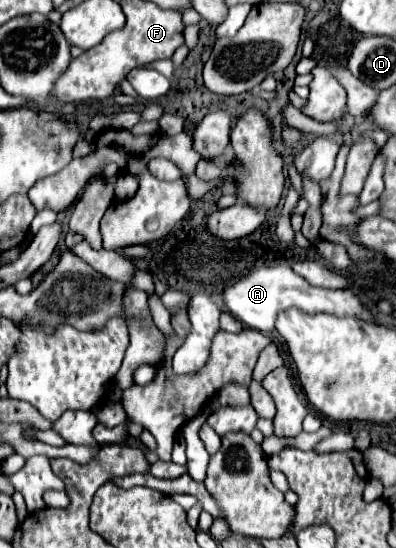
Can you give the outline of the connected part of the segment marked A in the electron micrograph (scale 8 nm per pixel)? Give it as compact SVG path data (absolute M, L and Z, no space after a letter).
M262 266L250 270L244 278L240 278L236 284L226 286L222 290L222 298L230 310L230 314L242 322L248 328L260 330L264 334L274 332L276 316L280 310L286 308L300 308L304 312L330 312L336 316L356 316L364 320L374 320L372 314L360 304L360 298L354 296L350 290L330 290L330 288L316 288L310 286L302 276L298 276L290 266Z

